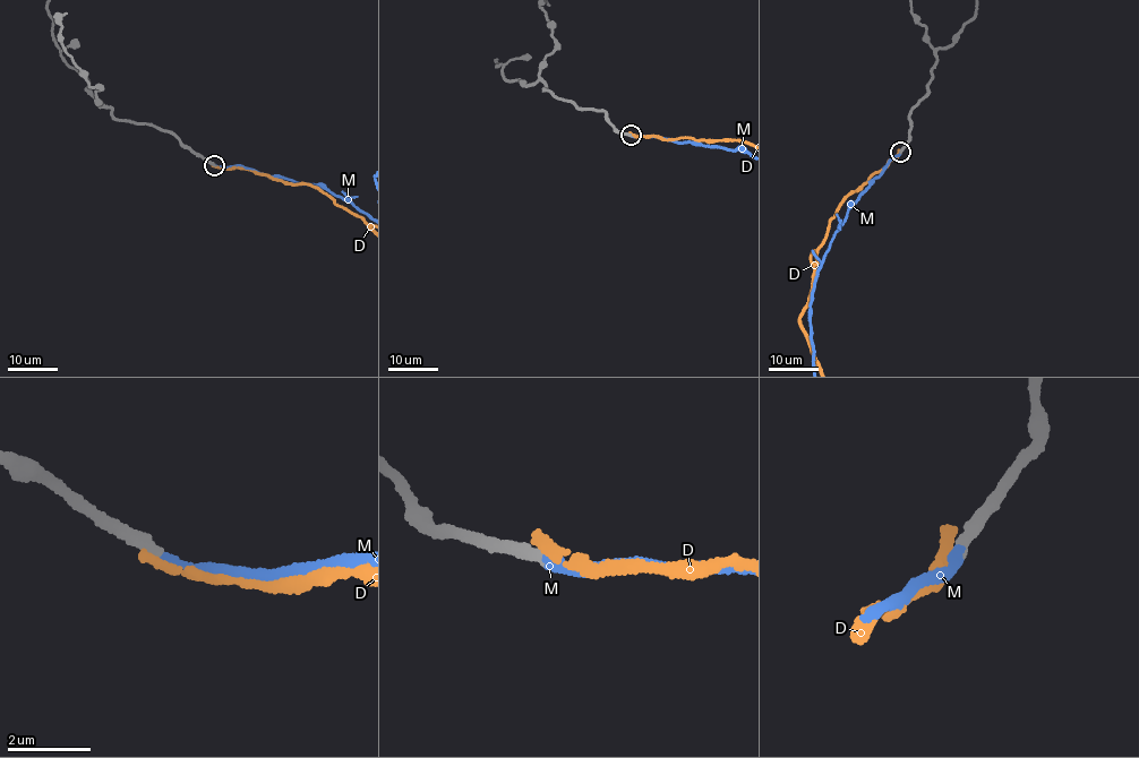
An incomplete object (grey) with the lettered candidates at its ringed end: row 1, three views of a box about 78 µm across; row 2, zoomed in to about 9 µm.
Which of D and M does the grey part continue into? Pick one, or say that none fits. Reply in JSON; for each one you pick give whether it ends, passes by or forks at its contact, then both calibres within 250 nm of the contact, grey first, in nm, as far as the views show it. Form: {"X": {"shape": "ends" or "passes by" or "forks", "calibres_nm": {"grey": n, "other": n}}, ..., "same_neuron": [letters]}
{"M": {"shape": "ends", "calibres_nm": {"grey": 280, "other": 200}}, "same_neuron": ["M"]}

